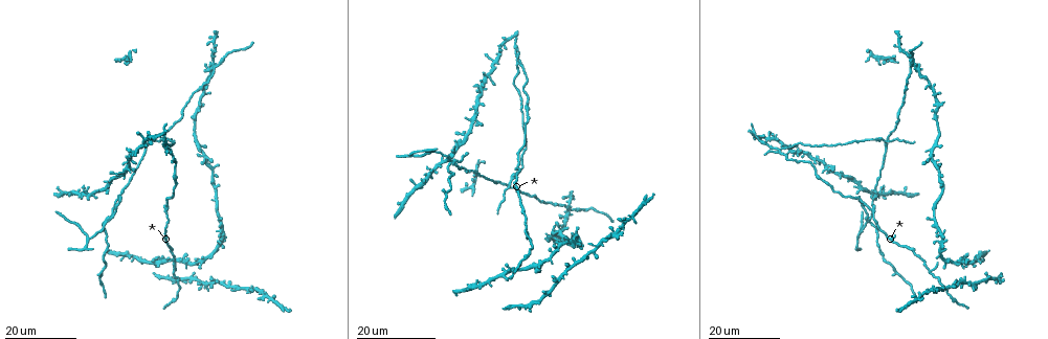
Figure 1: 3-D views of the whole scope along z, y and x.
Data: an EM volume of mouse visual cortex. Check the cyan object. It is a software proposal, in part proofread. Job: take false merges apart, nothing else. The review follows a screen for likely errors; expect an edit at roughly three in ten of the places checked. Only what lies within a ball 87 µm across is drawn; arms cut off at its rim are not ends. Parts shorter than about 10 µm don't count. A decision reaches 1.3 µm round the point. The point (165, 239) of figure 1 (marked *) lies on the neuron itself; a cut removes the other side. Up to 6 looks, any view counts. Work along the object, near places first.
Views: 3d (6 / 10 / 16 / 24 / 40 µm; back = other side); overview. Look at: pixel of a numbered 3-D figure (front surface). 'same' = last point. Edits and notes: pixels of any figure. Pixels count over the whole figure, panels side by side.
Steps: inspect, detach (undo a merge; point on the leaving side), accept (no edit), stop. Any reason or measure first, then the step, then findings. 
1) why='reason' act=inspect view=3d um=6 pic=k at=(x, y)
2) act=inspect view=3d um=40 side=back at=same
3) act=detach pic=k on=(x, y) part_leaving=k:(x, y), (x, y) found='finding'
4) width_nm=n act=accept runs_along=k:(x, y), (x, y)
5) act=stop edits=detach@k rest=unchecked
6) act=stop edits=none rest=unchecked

why='sudden change in width' act=inspect view=3d um=24 pic=1 at=(912, 248)

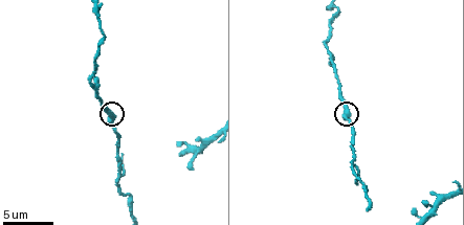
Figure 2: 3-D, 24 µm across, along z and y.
act=inspect view=3d um=10 pic=2 at=(347, 117)

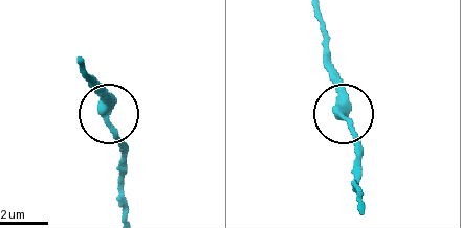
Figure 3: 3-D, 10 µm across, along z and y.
act=accept runs_along=3:(320, 18), (325, 60), (359, 165) found='one neuron here'

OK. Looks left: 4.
why='four-way junction' act=inspect view=3d um=16 pic=1 at=(211, 284)

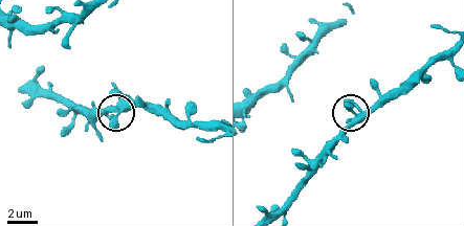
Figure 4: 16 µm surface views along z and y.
act=inspect view=3d um=6 pic=4 at=(350, 123)

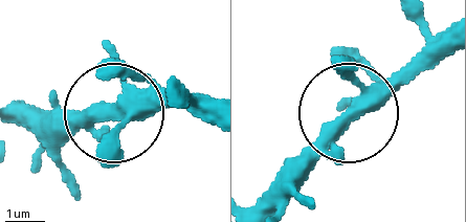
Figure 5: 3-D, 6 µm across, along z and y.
act=inspect view=3d um=6 side=back pic=5 at=(355, 115)

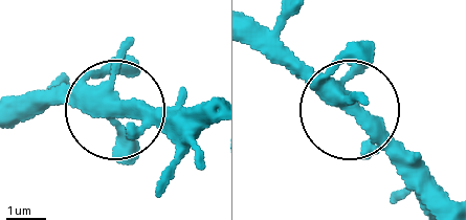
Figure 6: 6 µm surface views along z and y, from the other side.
width_nm=360 act=accept found='one neuron here'

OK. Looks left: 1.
act=stop edits=none rest=unchecked

